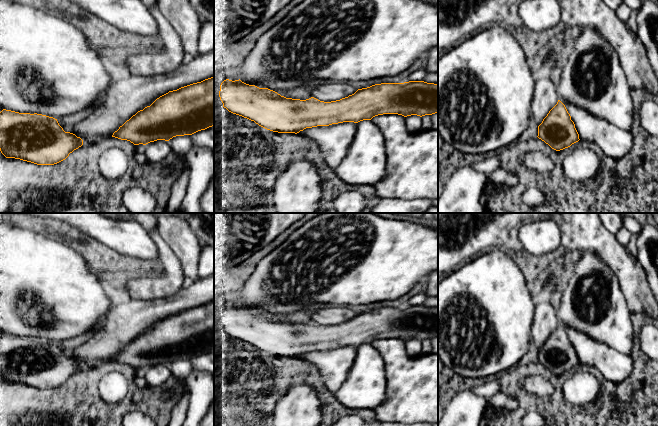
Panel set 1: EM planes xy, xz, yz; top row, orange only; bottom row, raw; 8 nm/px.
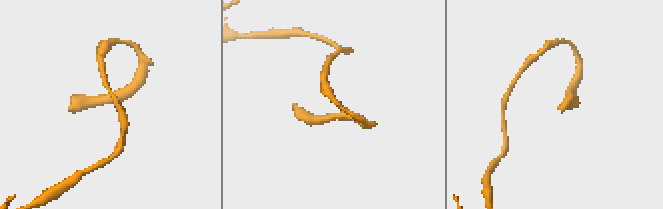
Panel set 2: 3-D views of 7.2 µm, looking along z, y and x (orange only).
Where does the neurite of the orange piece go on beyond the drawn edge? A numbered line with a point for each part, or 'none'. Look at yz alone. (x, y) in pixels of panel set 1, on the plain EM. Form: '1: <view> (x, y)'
1: yz (545, 321)

